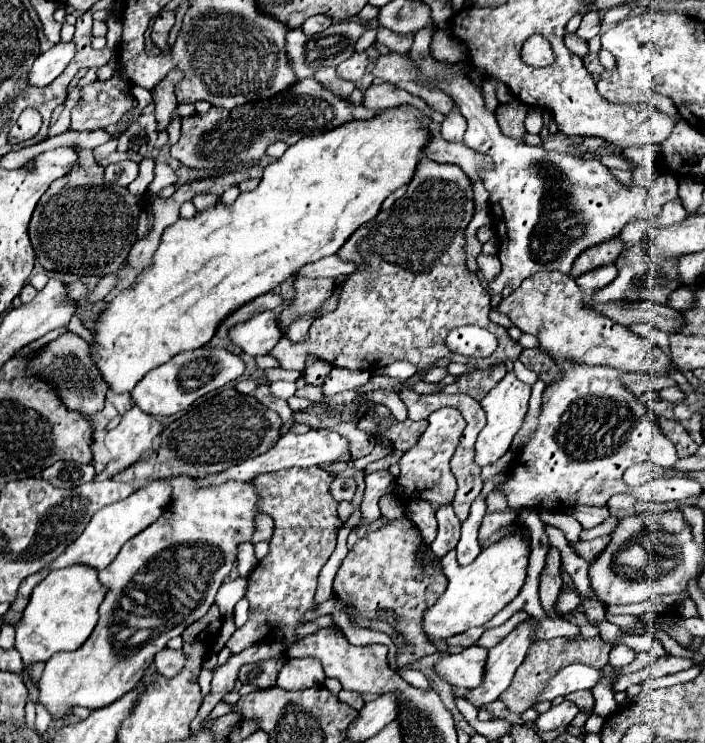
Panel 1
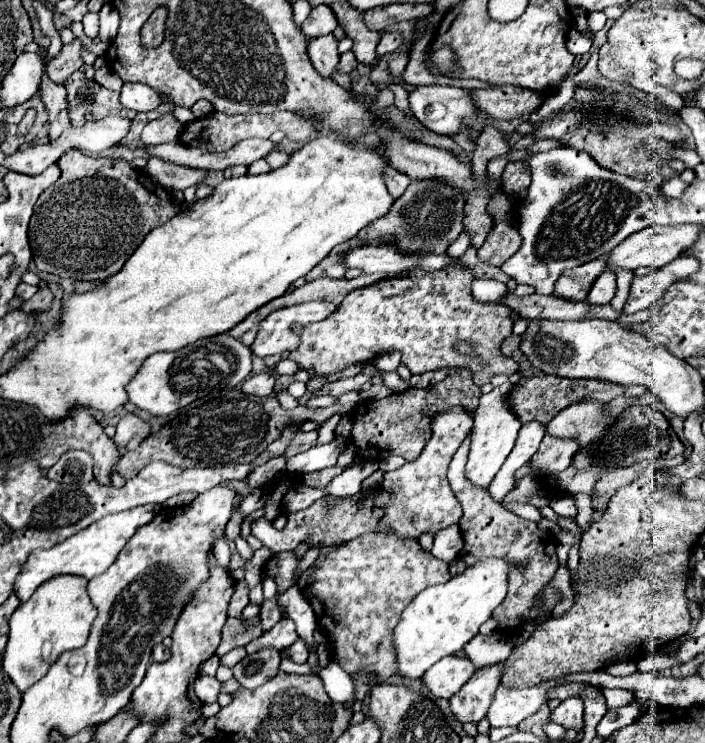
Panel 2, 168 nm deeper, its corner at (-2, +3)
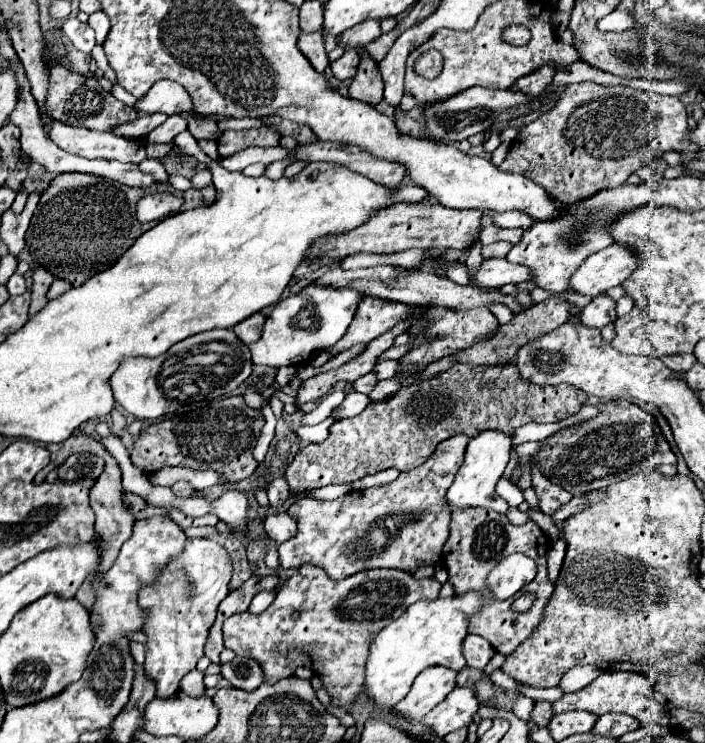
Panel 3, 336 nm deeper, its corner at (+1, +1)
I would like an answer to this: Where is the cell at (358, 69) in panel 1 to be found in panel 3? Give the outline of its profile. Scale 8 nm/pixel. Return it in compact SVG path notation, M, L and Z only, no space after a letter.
M349 48L339 60L331 62L331 72L339 80L351 80L357 72L357 64L359 64L359 54Z

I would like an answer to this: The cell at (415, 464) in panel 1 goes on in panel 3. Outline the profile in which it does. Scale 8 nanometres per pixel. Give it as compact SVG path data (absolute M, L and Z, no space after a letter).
M465 434L439 442L423 466L401 472L389 484L349 492L337 500L301 498L291 504L287 514L297 522L297 534L277 548L281 568L299 568L309 562L325 568L331 578L341 580L367 568L413 572L421 562L437 564L449 538L451 522L451 508L445 494L463 462L467 442Z

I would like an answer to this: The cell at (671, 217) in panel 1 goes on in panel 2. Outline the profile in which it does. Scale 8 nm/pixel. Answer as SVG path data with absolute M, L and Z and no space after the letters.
M674 176L674 178L668 178L664 184L662 184L662 192L668 196L668 198L680 198L682 192L686 188L686 182L680 178L680 176Z

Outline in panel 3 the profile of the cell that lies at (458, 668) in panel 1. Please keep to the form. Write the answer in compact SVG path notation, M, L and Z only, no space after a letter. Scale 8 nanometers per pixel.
M429 666L413 682L409 694L395 706L395 712L413 720L421 720L429 710L447 698L455 688L457 672L447 666Z

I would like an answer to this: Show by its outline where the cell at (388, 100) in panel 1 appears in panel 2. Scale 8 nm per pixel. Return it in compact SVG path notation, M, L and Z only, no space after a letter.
M418 86L410 92L410 110L418 118L422 126L426 126L430 132L440 136L456 136L462 128L472 128L478 120L478 108L470 98L470 90L458 88L458 86Z

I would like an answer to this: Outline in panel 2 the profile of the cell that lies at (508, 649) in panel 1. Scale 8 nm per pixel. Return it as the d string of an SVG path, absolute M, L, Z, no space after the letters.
M504 662L482 668L472 674L468 684L464 684L464 688L460 688L460 692L456 696L450 698L450 702L448 702L450 712L454 714L454 718L458 722L462 722L462 724L478 722L486 716L492 696L500 684L502 672L504 672Z

